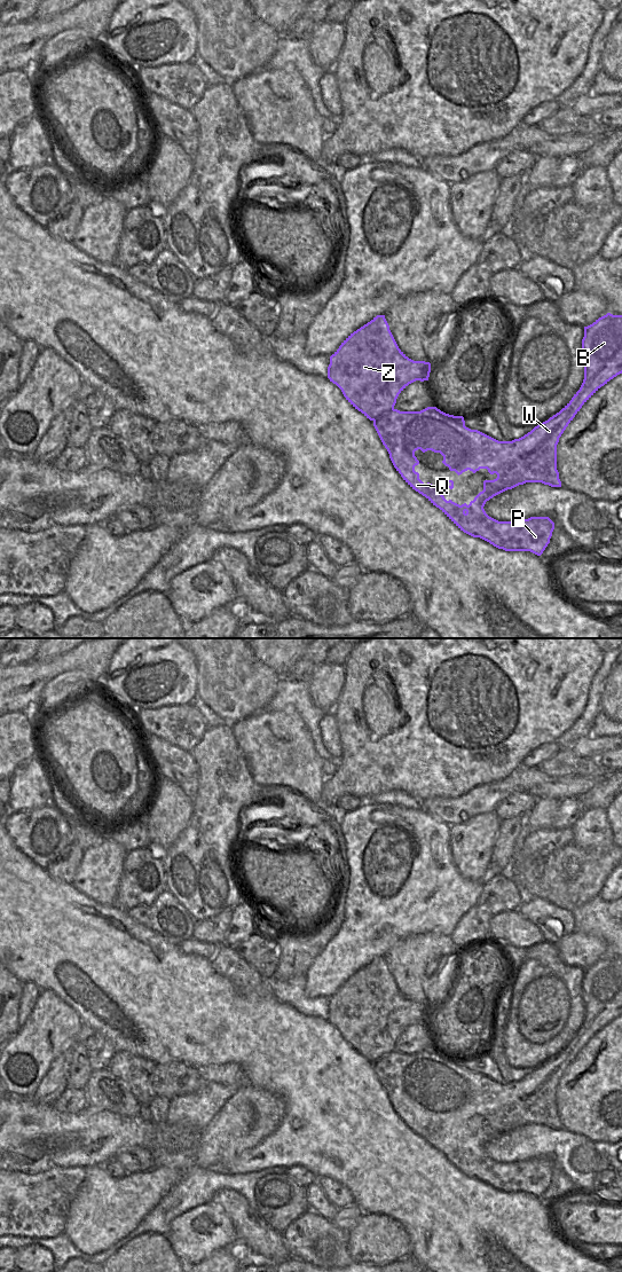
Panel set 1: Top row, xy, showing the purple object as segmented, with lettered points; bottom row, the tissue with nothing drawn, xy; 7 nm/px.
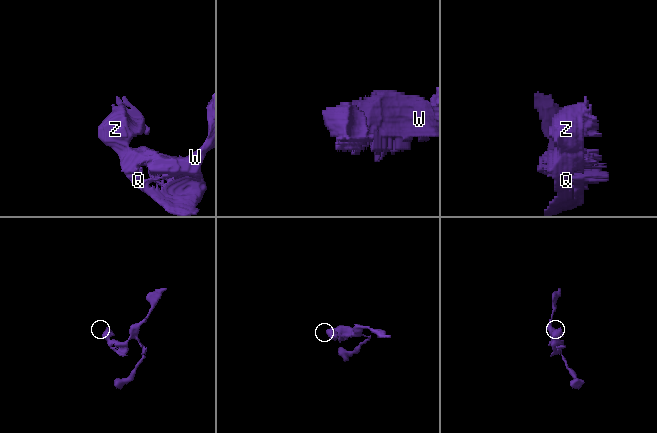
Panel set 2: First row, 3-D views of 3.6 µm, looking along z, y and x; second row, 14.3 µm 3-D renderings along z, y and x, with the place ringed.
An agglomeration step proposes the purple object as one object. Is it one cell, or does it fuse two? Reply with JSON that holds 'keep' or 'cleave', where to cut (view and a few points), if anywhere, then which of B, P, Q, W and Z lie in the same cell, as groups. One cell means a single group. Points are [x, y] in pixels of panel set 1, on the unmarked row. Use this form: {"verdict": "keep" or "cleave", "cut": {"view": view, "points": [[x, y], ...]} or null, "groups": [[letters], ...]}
{"verdict": "cleave", "cut": {"view": "xy", "points": [[393, 1050], [374, 1062]]}, "groups": [["B", "P", "Q", "W"], ["Z"]]}

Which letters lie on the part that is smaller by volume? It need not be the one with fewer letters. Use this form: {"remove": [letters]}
{"remove": ["Z"]}

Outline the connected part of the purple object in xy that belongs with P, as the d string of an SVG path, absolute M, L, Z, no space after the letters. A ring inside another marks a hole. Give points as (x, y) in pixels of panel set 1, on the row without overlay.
M606 957L584 968L582 981L582 999L584 1002L584 1021L572 1042L556 1057L535 1068L530 1074L512 1083L498 1083L478 1071L465 1068L463 1058L446 1055L436 1049L427 1049L420 1053L400 1053L393 1051L388 1055L373 1062L373 1068L389 1096L389 1100L403 1122L416 1133L425 1138L439 1149L460 1172L480 1179L498 1191L505 1193L530 1193L541 1198L552 1178L554 1164L549 1159L530 1159L514 1163L498 1163L489 1159L483 1148L494 1138L526 1124L542 1124L551 1129L561 1129L557 1112L557 1086L559 1079L580 1053L582 1047L611 1021L622 1015L622 957ZM432 1092L443 1098L442 1105L458 1117L470 1112L473 1115L487 1110L490 1116L496 1115L494 1122L483 1123L483 1132L473 1143L459 1147L442 1137L446 1129L452 1131L454 1123L448 1122L439 1126L424 1125L415 1108L419 1102L415 1093Z

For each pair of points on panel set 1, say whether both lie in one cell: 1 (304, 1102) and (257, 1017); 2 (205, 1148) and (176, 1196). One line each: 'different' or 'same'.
1: same
2: different

